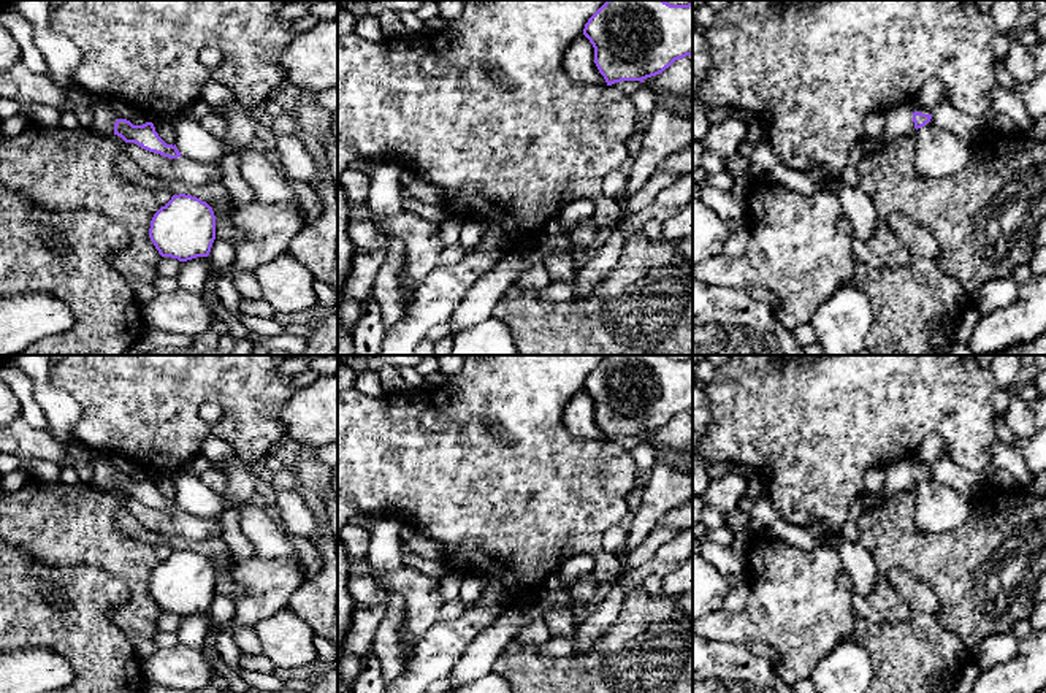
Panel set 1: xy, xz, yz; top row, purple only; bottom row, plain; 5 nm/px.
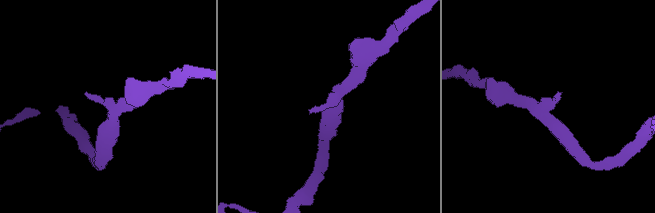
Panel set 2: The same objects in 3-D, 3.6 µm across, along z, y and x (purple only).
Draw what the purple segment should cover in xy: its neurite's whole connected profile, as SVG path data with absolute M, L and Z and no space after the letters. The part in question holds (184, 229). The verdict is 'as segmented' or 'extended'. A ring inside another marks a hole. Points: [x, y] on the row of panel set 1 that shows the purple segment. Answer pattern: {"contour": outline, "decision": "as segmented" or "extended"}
{"contour": "M173 195L154 214L149 238L162 257L179 262L208 257L216 239L214 211L197 197Z", "decision": "as segmented"}

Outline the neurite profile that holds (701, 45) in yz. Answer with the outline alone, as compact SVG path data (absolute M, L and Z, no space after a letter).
M693 29L693 100L705 79L712 63L712 44L705 32Z

